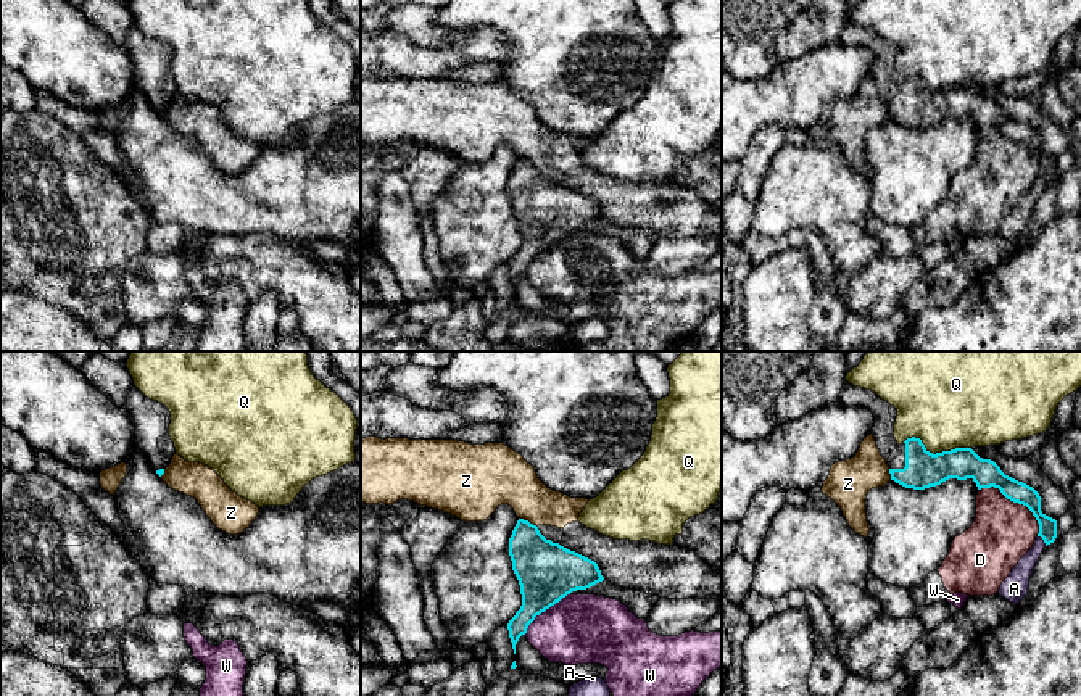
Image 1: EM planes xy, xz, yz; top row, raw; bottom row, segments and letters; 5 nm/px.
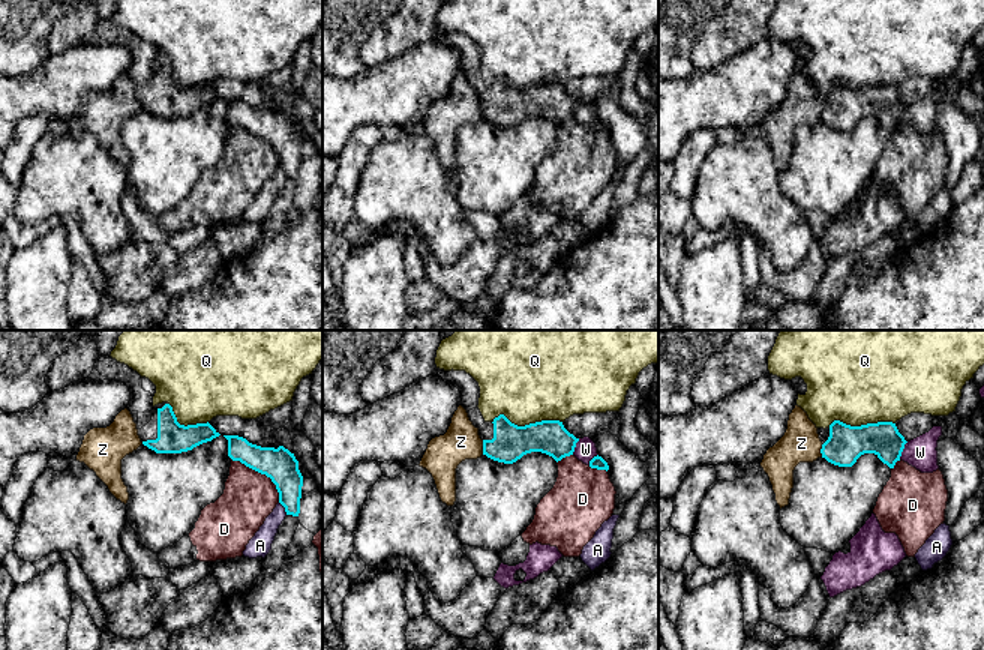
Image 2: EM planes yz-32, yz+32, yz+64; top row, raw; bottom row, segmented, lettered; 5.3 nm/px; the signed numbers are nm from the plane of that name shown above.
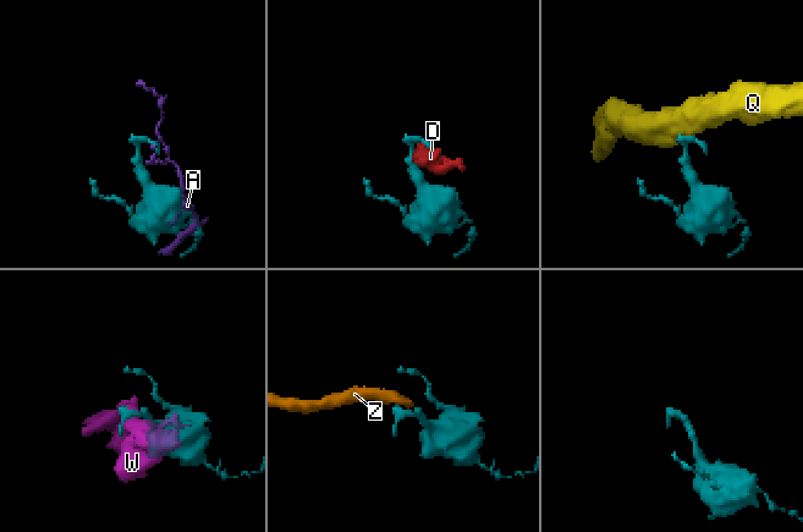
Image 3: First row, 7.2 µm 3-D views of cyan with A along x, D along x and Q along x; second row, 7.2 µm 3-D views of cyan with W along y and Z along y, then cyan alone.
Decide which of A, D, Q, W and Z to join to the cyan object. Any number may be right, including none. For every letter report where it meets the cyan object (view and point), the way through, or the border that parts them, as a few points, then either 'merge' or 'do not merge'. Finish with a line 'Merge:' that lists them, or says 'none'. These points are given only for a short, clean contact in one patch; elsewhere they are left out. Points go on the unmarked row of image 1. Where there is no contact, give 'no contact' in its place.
A: contact yz (1043, 178); do not merge
D: contact yz (1017, 140); border yz (978, 128), (996, 126), (1022, 142), (1035, 157), (1038, 174); do not merge
Q: contact yz (936, 92); do not merge
W: contact xz (543, 250); do not merge
Z: contact xz (529, 161); border xz (519, 157), (537, 166); do not merge
Merge: none

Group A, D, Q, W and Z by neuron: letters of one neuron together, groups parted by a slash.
A / D / Q / W / Z

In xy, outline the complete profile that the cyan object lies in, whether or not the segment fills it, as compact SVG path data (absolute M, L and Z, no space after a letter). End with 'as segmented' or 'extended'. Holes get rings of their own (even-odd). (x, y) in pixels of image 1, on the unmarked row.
M134 24L127 34L127 50L135 60L135 84L161 116L176 93L174 82L169 76L169 48L164 44L147 37Z | extended

